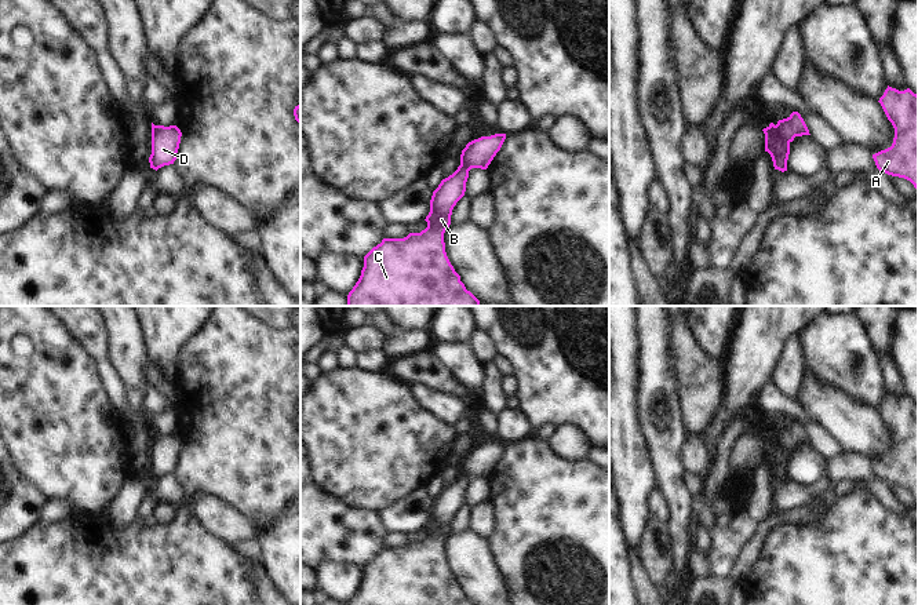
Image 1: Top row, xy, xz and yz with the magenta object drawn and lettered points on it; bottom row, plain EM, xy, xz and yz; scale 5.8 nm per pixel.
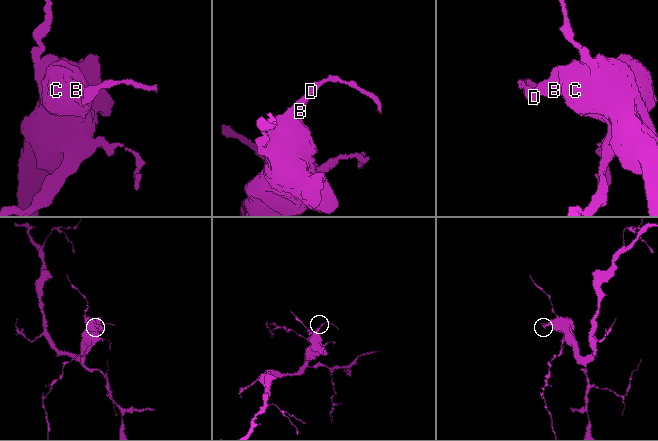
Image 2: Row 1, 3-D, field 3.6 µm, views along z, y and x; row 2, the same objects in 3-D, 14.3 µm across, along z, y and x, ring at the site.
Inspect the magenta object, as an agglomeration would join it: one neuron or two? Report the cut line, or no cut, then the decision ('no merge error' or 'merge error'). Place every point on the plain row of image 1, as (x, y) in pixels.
yz (775, 434), (776, 440), (789, 452) | merge error

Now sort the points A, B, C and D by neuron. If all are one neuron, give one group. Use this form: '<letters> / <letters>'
A B C / D

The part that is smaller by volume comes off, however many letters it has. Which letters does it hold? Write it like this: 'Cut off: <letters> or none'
Cut off: D.

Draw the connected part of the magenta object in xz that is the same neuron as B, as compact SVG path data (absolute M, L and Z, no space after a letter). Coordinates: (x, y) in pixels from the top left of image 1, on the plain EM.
M460 473L433 500L427 536L404 547L383 547L364 565L361 584L347 605L474 605L451 573L444 542L451 533L452 518L465 504L469 480Z

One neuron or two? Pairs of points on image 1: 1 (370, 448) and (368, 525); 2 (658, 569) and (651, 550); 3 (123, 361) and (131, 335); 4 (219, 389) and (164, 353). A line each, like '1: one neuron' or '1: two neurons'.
1: two neurons
2: one neuron
3: one neuron
4: two neurons

